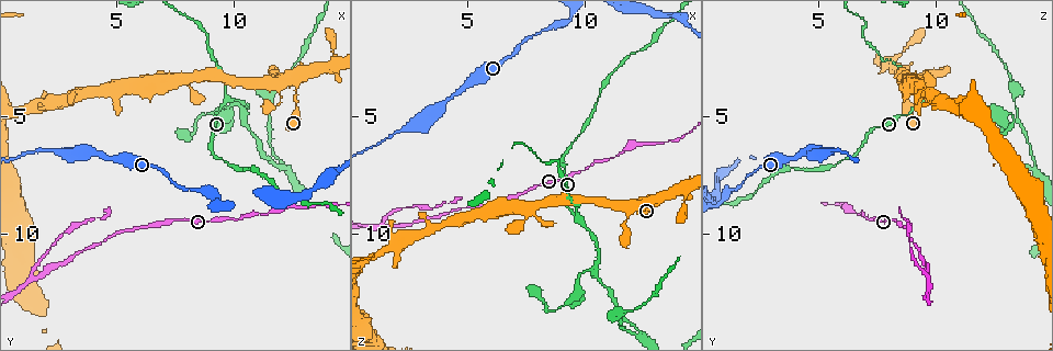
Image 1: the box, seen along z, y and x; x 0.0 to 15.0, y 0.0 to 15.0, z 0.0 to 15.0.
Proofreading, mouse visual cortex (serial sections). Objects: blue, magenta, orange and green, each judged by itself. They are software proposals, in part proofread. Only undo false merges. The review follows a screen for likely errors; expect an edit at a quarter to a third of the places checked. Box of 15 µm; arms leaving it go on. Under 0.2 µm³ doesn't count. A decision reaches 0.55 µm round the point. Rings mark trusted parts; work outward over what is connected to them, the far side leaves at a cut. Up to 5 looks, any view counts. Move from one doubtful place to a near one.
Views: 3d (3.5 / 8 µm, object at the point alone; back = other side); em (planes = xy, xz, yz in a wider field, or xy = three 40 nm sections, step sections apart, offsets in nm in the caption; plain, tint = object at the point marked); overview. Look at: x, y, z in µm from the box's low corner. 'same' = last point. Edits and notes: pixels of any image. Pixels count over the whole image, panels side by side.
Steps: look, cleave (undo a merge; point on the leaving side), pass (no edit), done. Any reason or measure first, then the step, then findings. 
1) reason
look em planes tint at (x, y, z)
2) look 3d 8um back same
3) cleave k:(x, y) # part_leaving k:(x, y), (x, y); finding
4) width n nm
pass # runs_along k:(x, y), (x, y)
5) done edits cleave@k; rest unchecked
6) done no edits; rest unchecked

branch point
look em xy step 2 tint at (10.5, 4.5, 11.5)

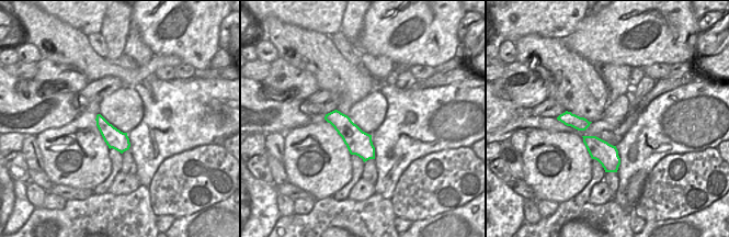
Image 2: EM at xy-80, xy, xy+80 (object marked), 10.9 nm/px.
look 3d 3.5um same

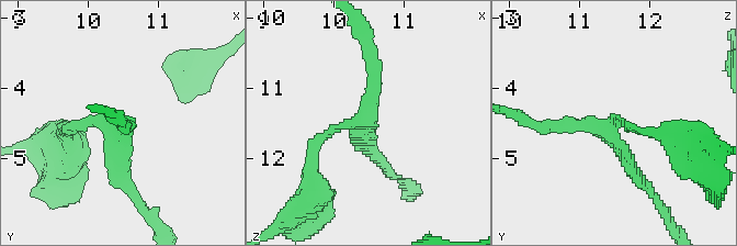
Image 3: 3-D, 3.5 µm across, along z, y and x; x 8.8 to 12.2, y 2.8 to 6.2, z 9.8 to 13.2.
arm_widths 100, 200, 200 nm
pass # runs_along 3:(535, 125), (594, 125), (647, 186); one cell here

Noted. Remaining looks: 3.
look 3d 3.5um back at (12.2, 7.3, 14.2)

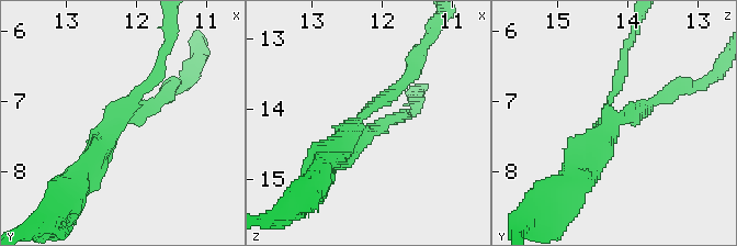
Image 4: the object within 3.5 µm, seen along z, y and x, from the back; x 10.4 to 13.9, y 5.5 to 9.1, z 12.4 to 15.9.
arms 3; arm_widths 150, 200, 400 nm
look em planes tint at (12.30, 7.25, 14.20)

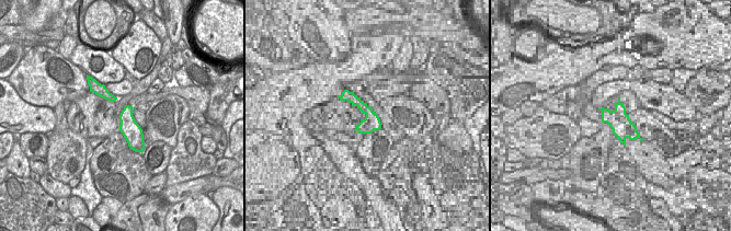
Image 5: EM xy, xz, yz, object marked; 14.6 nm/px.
pass # runs_along 4:(662, 97), (610, 121), (623, 67); continuous, no second cell

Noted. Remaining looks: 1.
done no edits; rest unchecked

